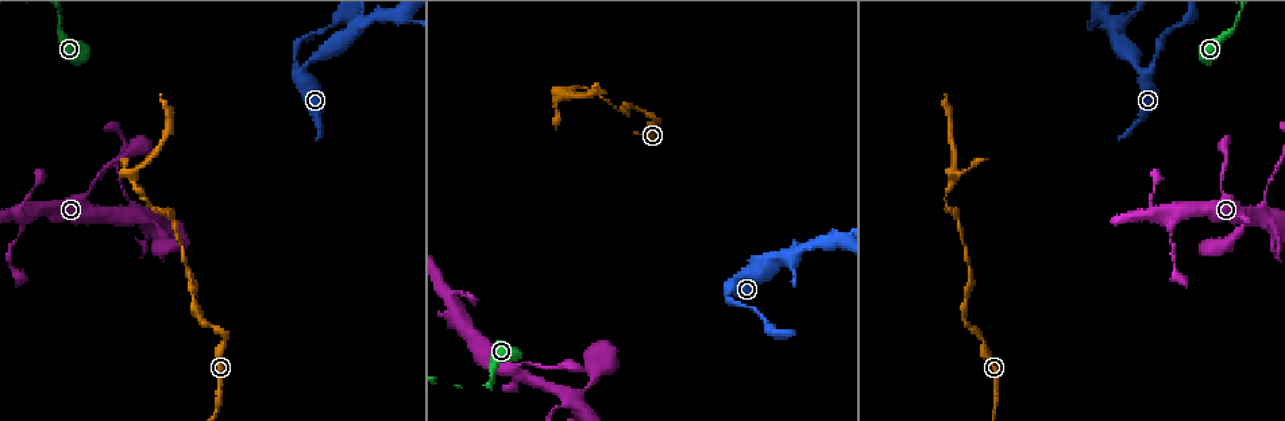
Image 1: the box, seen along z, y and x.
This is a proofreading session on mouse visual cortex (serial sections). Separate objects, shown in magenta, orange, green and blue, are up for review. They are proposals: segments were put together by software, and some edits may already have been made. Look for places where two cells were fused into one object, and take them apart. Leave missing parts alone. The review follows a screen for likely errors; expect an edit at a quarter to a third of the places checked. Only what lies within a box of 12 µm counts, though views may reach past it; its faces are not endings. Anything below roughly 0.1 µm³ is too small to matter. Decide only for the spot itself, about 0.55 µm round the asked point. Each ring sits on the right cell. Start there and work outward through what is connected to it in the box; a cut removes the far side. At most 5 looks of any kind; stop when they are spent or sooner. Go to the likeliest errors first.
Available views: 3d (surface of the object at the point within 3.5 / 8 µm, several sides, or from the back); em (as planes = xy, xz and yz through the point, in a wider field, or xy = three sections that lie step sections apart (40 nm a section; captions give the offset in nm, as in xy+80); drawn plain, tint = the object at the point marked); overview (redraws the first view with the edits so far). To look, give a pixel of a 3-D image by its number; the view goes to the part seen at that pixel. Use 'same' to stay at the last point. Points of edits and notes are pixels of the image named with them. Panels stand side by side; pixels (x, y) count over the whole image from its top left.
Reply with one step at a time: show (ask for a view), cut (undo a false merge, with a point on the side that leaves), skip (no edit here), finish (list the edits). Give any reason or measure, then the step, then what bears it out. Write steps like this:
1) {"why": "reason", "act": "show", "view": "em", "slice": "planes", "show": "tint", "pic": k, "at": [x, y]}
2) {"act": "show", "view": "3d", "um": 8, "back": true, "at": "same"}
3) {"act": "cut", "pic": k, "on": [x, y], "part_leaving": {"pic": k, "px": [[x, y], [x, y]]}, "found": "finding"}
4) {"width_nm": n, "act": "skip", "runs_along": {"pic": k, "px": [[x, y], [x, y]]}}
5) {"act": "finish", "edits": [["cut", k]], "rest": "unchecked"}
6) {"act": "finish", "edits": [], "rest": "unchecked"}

{"why": "narrows sharply", "act": "show", "view": "3d", "um": 8, "pic": 1, "at": [296, 54]}

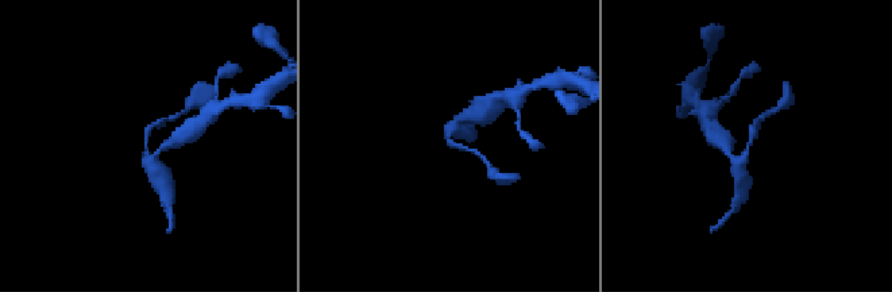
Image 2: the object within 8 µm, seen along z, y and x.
{"why": "zoom in", "act": "show", "view": "3d", "um": 3.5, "pic": 2, "at": [450, 142]}

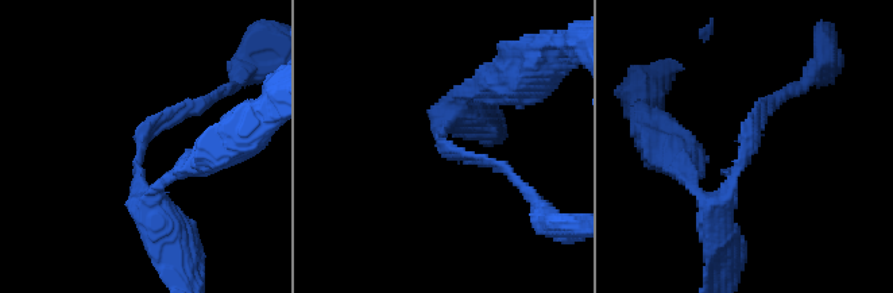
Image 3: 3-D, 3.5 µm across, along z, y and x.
{"arm_widths_nm": [100, 400], "why": "now the EM", "act": "show", "view": "em", "slice": "xy", "step": 2, "show": "tint", "pic": 3, "at": [142, 161]}

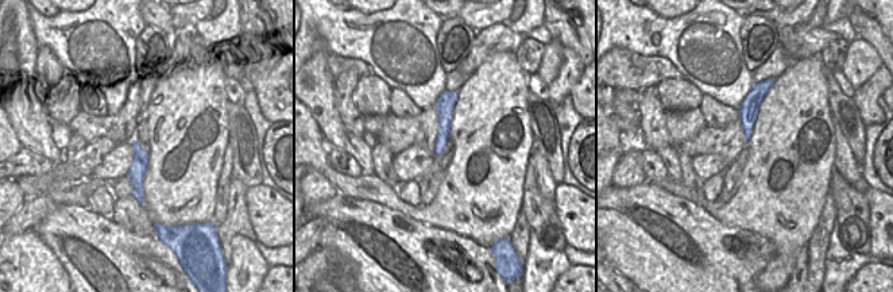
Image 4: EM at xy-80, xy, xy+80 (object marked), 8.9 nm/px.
{"act": "skip", "runs_along": {"pic": 3, "px": [[722, 236], [715, 212], [753, 116], [766, 112]]}, "found": "all the same cell"}

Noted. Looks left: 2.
{"why": "four arms meet", "act": "show", "view": "3d", "um": 3.5, "pic": 1, "at": [134, 213]}

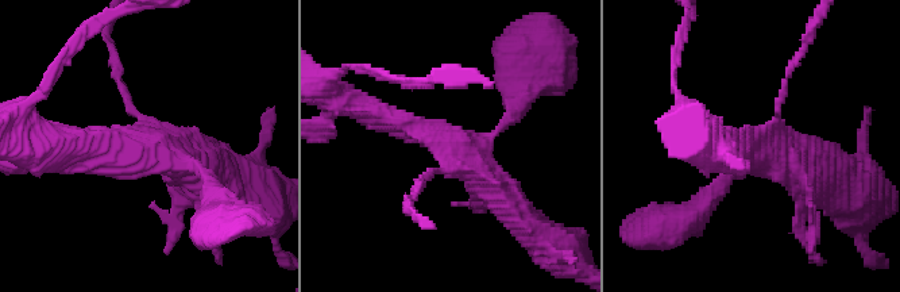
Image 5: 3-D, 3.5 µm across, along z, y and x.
{"act": "skip", "runs_along": {"pic": 5, "px": [[366, 111], [432, 131], [506, 200]]}, "found": "continuous, no second cell"}

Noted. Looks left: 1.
{"act": "finish", "edits": [], "rest": "unchecked"}

